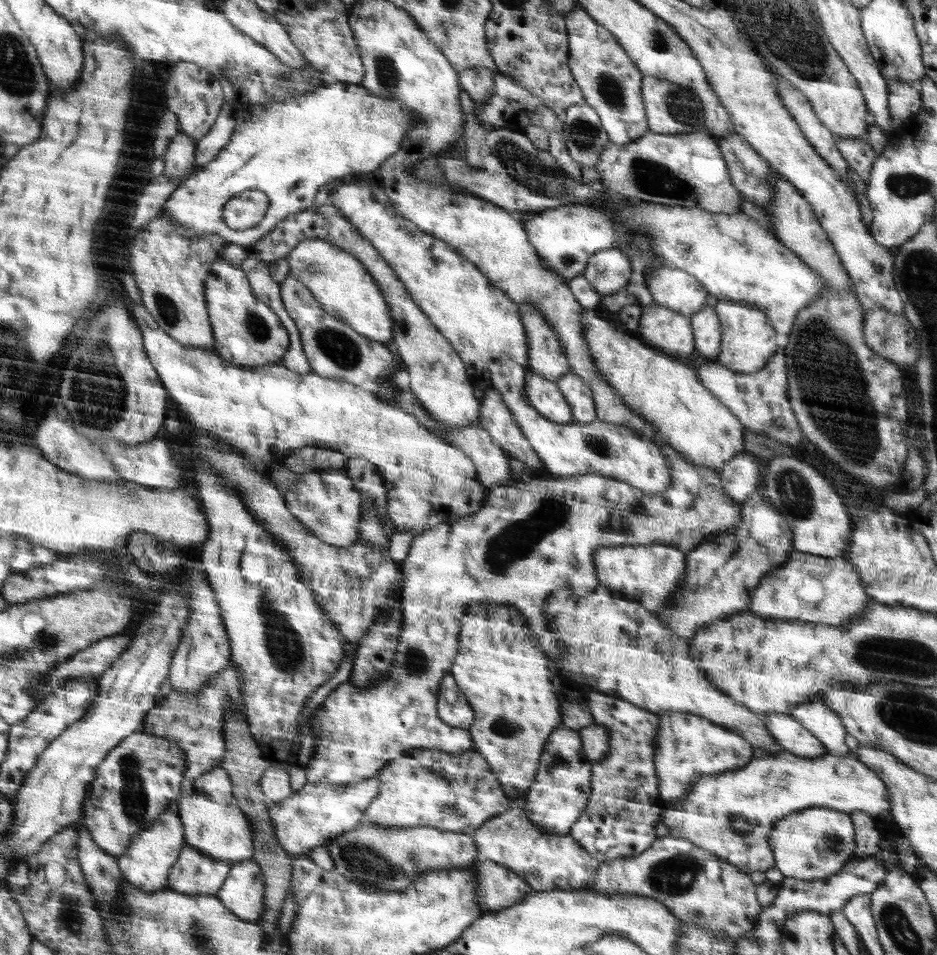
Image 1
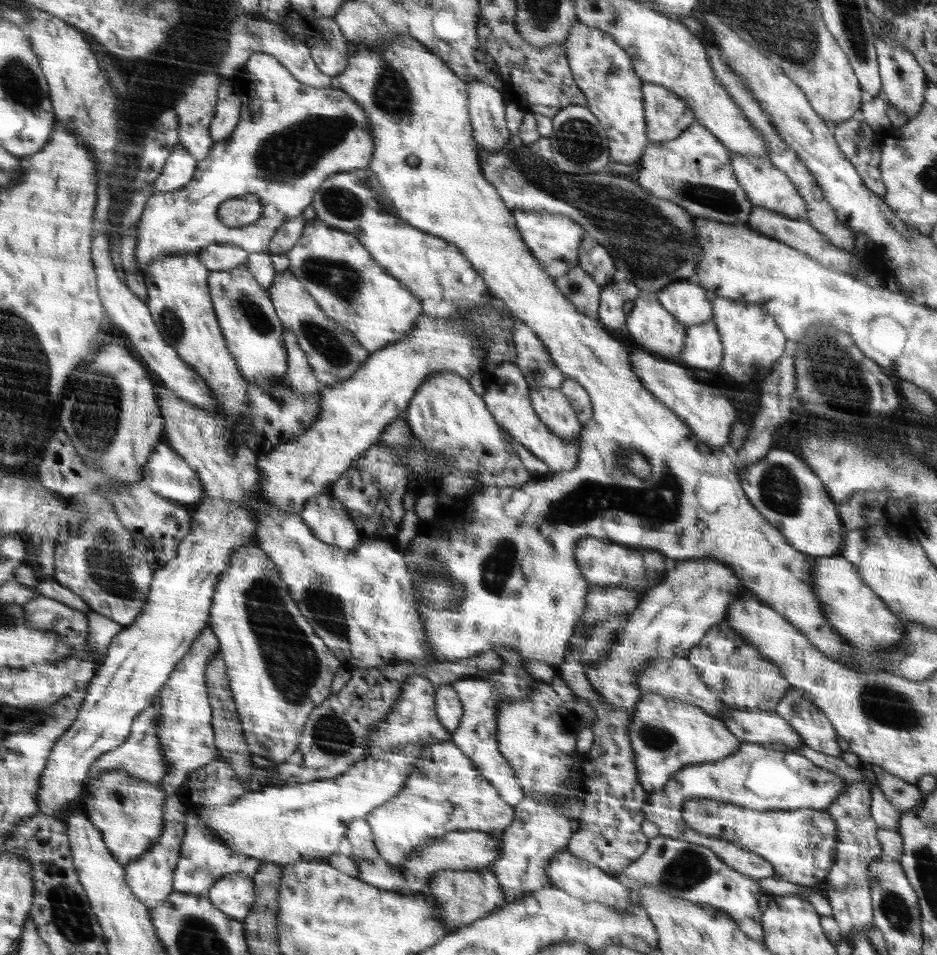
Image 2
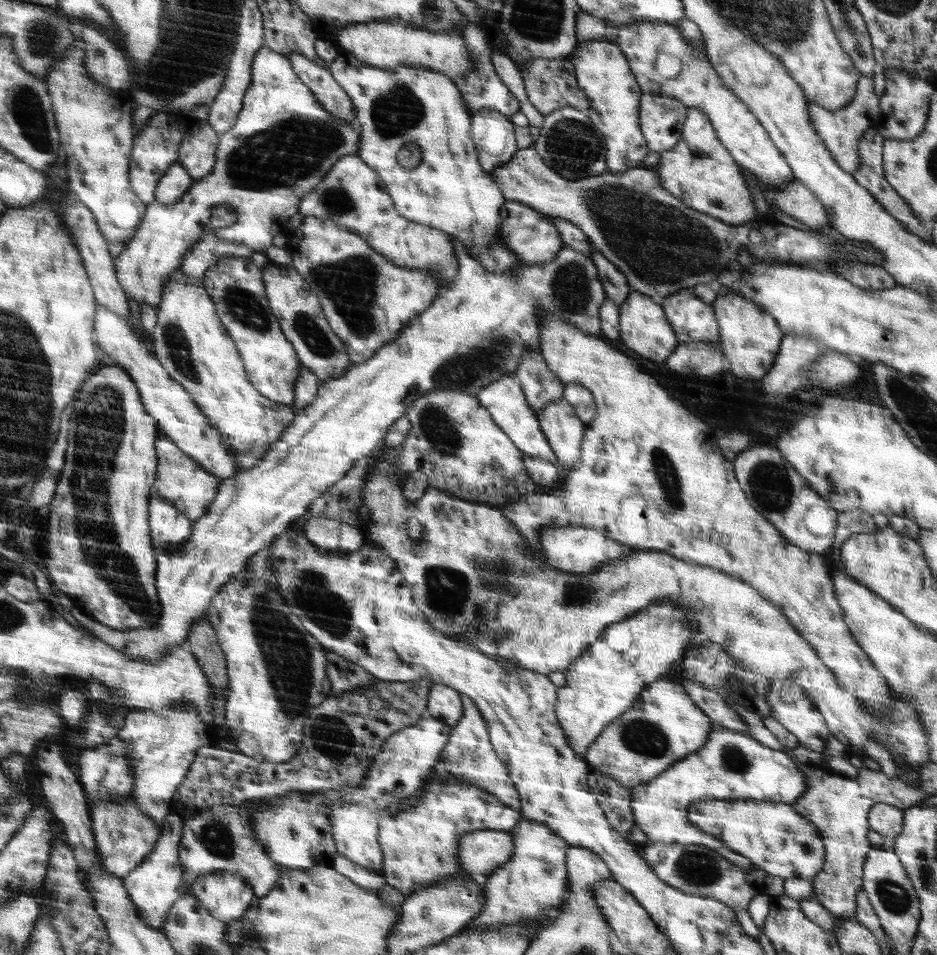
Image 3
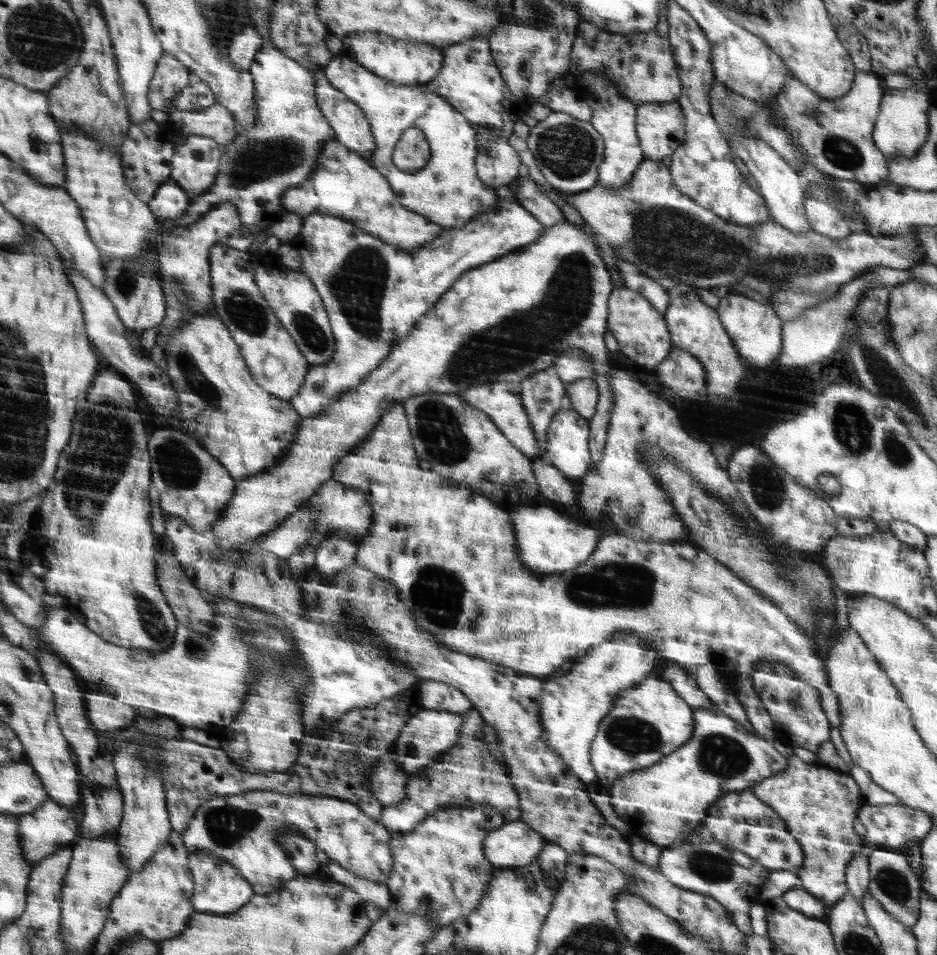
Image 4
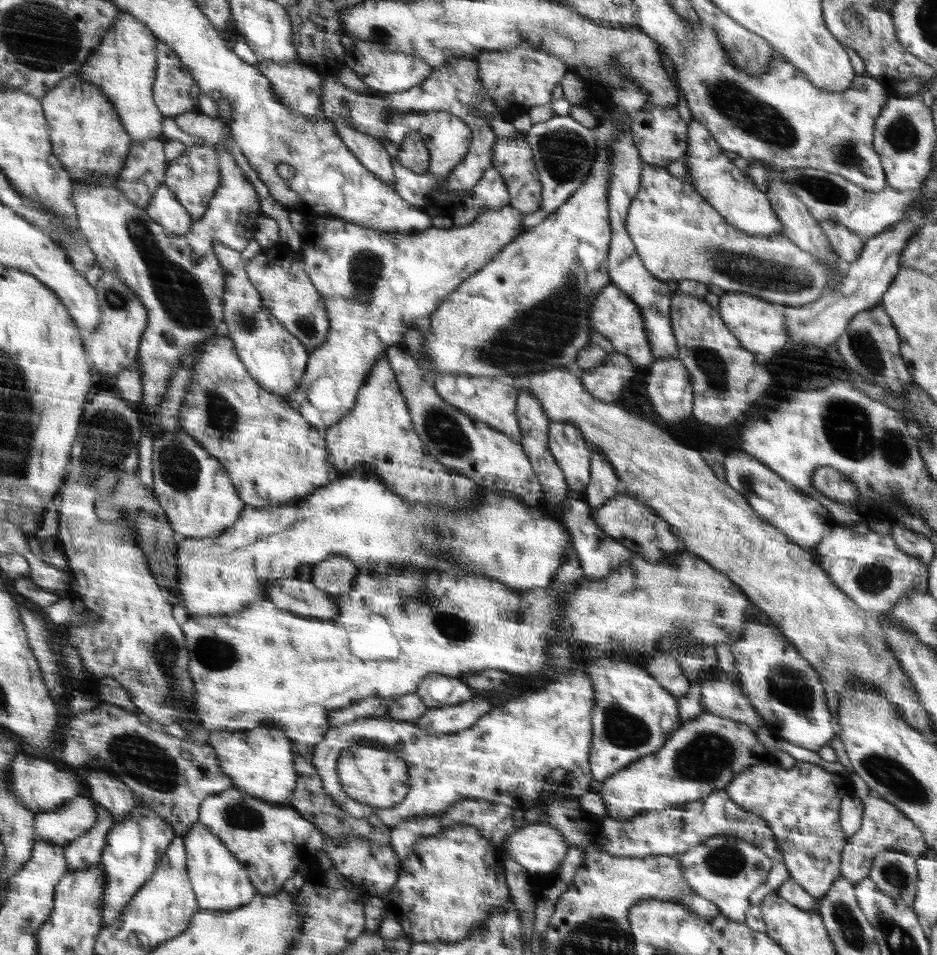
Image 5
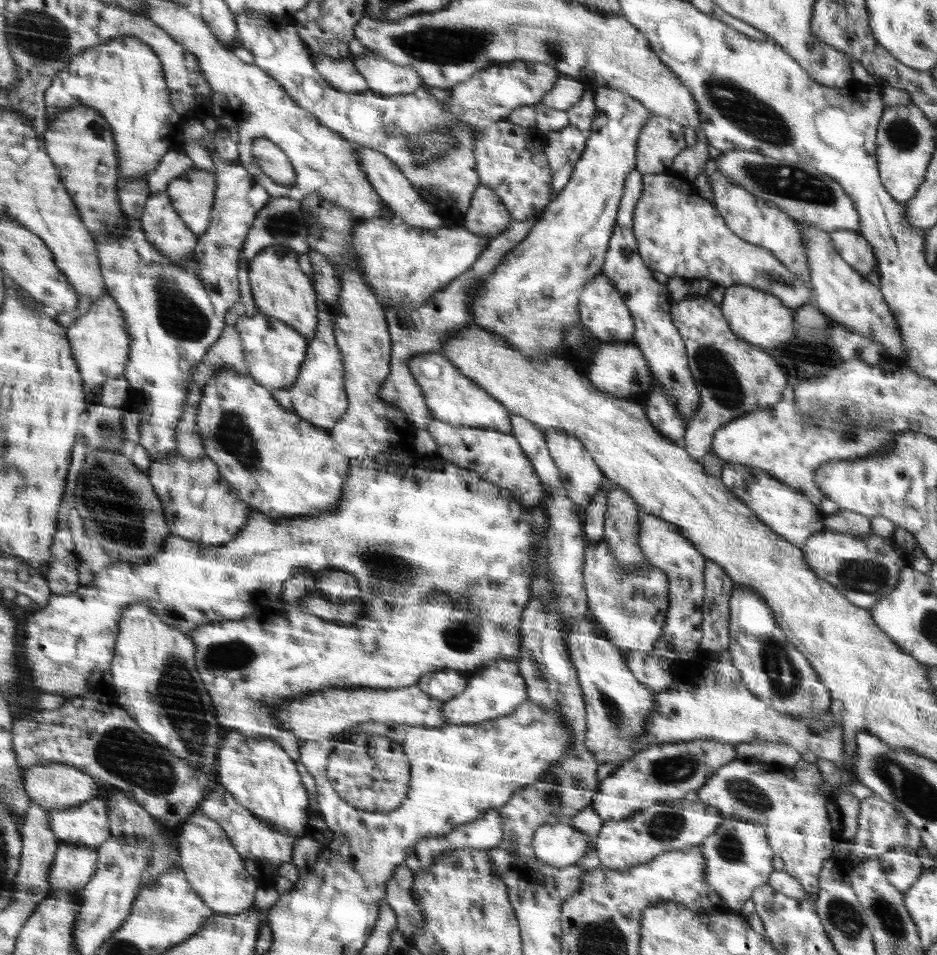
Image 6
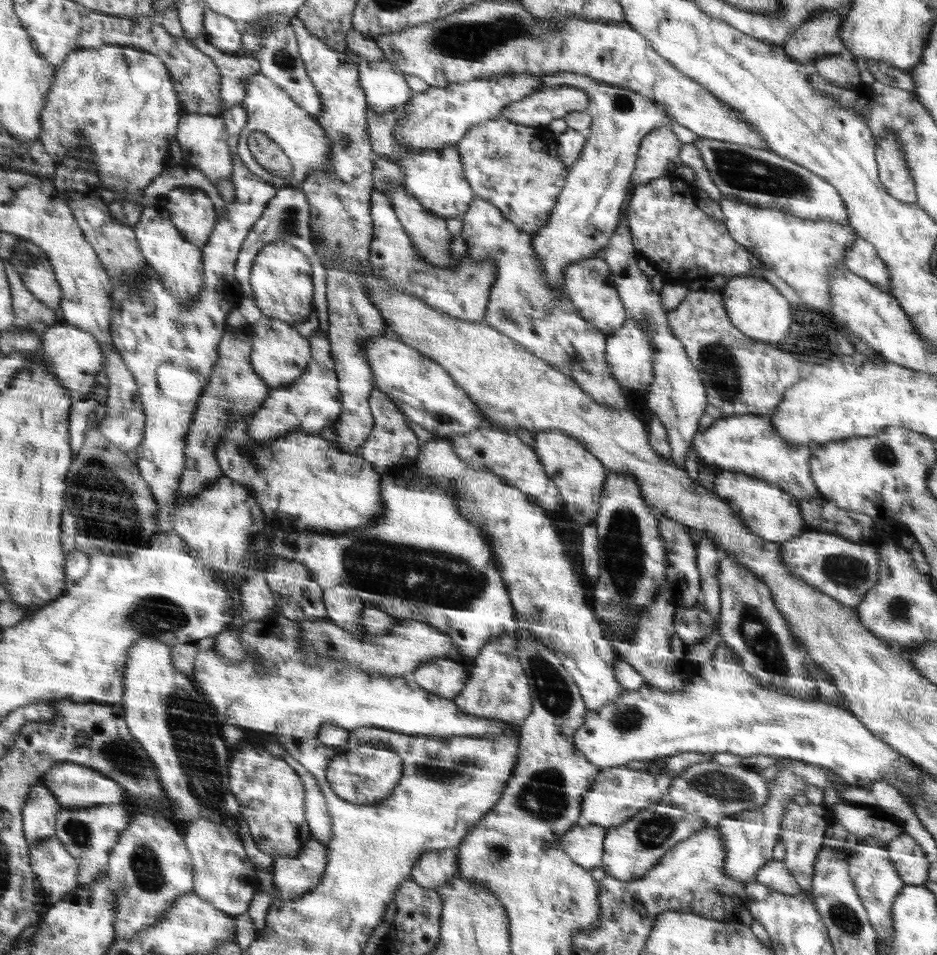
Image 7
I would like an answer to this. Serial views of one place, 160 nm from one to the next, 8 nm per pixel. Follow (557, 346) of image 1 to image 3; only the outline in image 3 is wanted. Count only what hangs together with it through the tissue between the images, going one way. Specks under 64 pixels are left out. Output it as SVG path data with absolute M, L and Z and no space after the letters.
M525 353L515 374L521 380L527 402L536 414L541 408L563 398L566 384L547 365L541 353Z

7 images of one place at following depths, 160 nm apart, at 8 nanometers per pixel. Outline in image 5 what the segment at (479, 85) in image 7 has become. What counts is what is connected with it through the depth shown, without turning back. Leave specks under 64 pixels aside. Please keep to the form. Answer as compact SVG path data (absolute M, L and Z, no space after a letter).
M523 42L508 50L484 52L476 60L480 67L480 83L486 88L486 93L494 99L494 105L506 114L509 110L521 108L528 112L536 106L551 104L554 101L554 88L570 72L563 59L548 55L529 42Z

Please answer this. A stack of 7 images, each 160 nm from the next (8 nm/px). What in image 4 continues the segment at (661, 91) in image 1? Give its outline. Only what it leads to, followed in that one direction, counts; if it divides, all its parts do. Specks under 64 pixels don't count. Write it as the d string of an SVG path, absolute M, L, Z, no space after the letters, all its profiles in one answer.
M677 102L644 103L638 107L638 136L644 154L653 161L667 161L686 141L686 115Z

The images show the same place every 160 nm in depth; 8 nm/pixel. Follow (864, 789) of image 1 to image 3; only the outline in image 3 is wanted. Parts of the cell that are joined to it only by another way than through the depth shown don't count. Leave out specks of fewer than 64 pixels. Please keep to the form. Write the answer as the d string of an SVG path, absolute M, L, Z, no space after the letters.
M720 724L711 726L710 737L702 749L676 761L655 779L638 785L632 792L631 807L636 826L646 833L648 842L706 845L736 866L756 870L750 858L728 848L723 839L708 836L692 824L689 806L700 800L752 799L795 803L807 791L807 778L782 750L764 746L758 739L734 732Z

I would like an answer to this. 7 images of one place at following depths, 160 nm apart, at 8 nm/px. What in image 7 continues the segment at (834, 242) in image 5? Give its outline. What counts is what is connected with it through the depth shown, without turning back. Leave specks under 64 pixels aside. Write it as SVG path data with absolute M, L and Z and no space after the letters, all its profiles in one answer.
M857 235L857 240L845 250L843 264L854 274L892 294L888 269L871 242Z

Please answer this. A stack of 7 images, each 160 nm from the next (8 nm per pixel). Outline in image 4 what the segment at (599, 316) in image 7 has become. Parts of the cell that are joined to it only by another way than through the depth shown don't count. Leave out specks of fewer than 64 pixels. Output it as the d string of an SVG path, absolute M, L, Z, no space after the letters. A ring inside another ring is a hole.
M626 287L617 288L612 293L608 313L608 330L617 340L620 352L642 368L655 370L673 348L671 333L667 329L667 321L663 315L642 294ZM638 345L642 346L643 354L636 353Z

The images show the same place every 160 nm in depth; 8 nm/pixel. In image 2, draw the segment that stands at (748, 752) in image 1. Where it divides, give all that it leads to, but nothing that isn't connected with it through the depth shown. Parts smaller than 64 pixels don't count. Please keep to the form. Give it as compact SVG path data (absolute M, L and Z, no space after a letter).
M660 694L642 696L631 716L629 734L639 781L647 791L662 789L683 766L720 760L734 754L742 745L720 718L702 707Z

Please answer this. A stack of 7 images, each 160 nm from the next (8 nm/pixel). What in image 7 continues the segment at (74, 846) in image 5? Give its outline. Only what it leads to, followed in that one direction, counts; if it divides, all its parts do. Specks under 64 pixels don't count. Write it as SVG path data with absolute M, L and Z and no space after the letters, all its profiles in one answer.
M57 835L31 847L31 863L50 895L52 906L62 902L68 893L78 890L76 875L79 866Z

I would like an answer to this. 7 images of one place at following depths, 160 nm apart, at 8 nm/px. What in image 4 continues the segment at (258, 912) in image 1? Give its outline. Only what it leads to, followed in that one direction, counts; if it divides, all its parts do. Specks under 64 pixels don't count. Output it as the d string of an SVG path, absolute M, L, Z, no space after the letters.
M196 849L190 856L191 874L194 876L194 913L235 913L255 896L252 885L239 870L226 859L218 858L212 851Z

